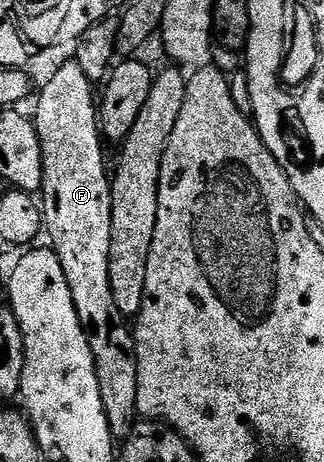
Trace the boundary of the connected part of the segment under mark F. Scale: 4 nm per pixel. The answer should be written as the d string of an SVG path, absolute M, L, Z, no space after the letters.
M75 59L65 61L36 94L35 124L43 151L43 229L53 242L51 248L67 275L75 311L89 337L103 395L103 411L114 438L132 435L139 421L137 411L137 351L127 318L115 307L109 282L111 211L113 187L110 170L105 170L105 149L101 146L99 101L93 97L94 82Z

